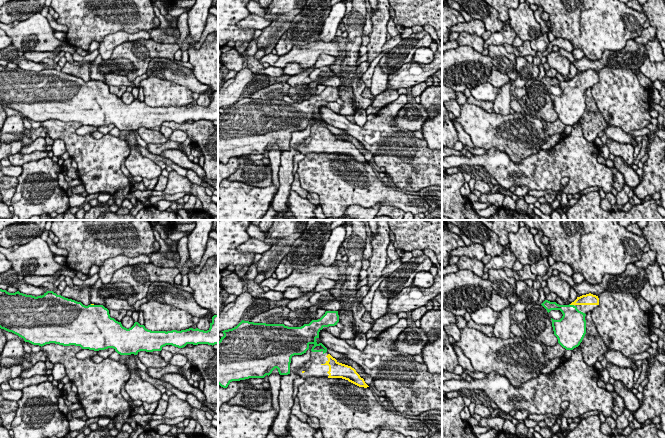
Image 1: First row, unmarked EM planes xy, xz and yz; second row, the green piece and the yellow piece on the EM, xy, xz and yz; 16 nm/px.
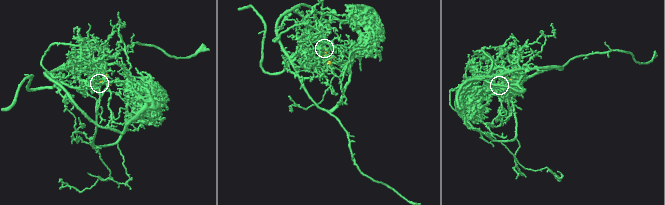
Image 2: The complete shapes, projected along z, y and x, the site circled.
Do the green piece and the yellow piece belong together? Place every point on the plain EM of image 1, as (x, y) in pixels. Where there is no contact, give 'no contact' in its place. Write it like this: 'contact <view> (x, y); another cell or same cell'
contact yz (571, 81); same cell

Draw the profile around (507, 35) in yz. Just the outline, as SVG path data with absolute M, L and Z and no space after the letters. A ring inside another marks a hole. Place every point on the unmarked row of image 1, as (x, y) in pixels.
M507 21L500 32L491 33L490 38L485 40L484 50L487 49L489 45L512 45L516 36L516 32L509 21Z

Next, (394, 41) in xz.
M401 34L395 37L392 37L390 40L387 40L386 43L383 46L383 51L386 49L392 49L395 46L399 44L399 42L402 40Z

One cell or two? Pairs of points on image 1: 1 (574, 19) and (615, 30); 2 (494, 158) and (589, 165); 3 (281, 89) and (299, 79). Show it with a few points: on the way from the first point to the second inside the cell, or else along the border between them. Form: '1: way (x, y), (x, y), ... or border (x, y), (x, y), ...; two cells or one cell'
1: way (579, 32), (580, 36), (586, 30), (602, 30); one cell
2: way (518, 167), (528, 167), (533, 162), (565, 164); one cell
3: border (286, 82), (290, 86); two cells

